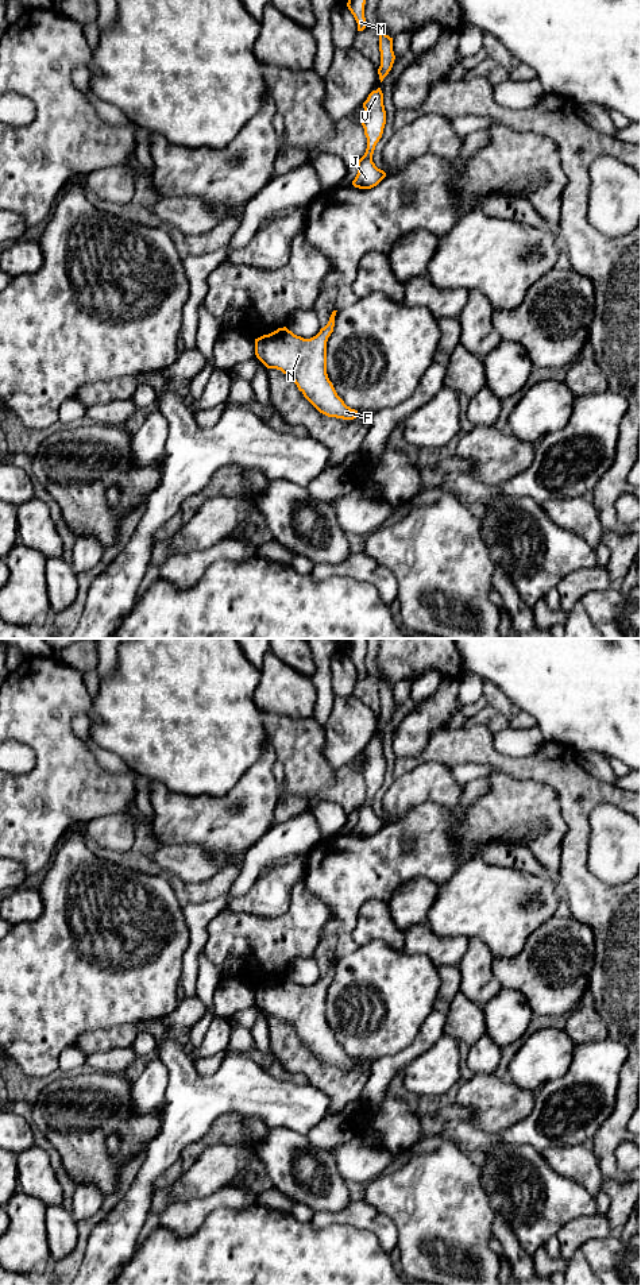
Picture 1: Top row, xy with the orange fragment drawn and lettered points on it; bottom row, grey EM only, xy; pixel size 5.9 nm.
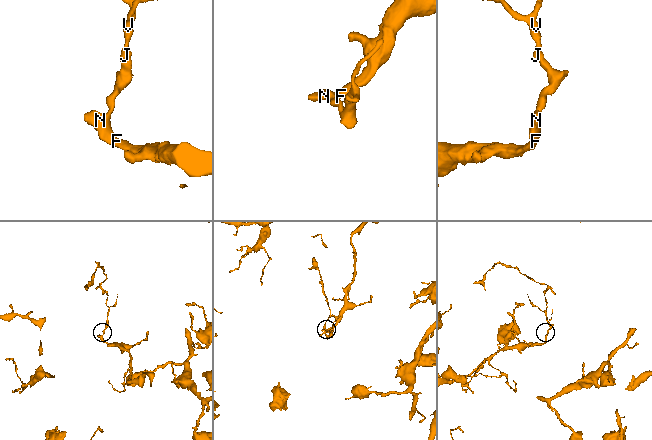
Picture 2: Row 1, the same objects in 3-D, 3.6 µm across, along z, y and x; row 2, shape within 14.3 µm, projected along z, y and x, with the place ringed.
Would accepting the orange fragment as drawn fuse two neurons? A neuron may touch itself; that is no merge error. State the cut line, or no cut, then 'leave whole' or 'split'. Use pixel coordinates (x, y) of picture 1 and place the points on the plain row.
cut none; leave whole

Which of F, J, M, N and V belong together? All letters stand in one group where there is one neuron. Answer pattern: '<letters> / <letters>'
F J M N V

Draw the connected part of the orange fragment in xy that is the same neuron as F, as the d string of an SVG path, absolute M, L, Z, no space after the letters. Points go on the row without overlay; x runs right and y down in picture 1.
M332 960L328 972L310 987L297 984L286 975L255 987L255 1003L267 1016L289 1023L320 1061L354 1068L358 1058L344 1051L327 1022L327 989L333 980L336 960Z

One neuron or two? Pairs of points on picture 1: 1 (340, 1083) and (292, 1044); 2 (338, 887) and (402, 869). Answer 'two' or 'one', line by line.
1: one
2: one

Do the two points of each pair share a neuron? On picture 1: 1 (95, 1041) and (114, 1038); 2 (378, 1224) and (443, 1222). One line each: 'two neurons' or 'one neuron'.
1: one neuron
2: two neurons

